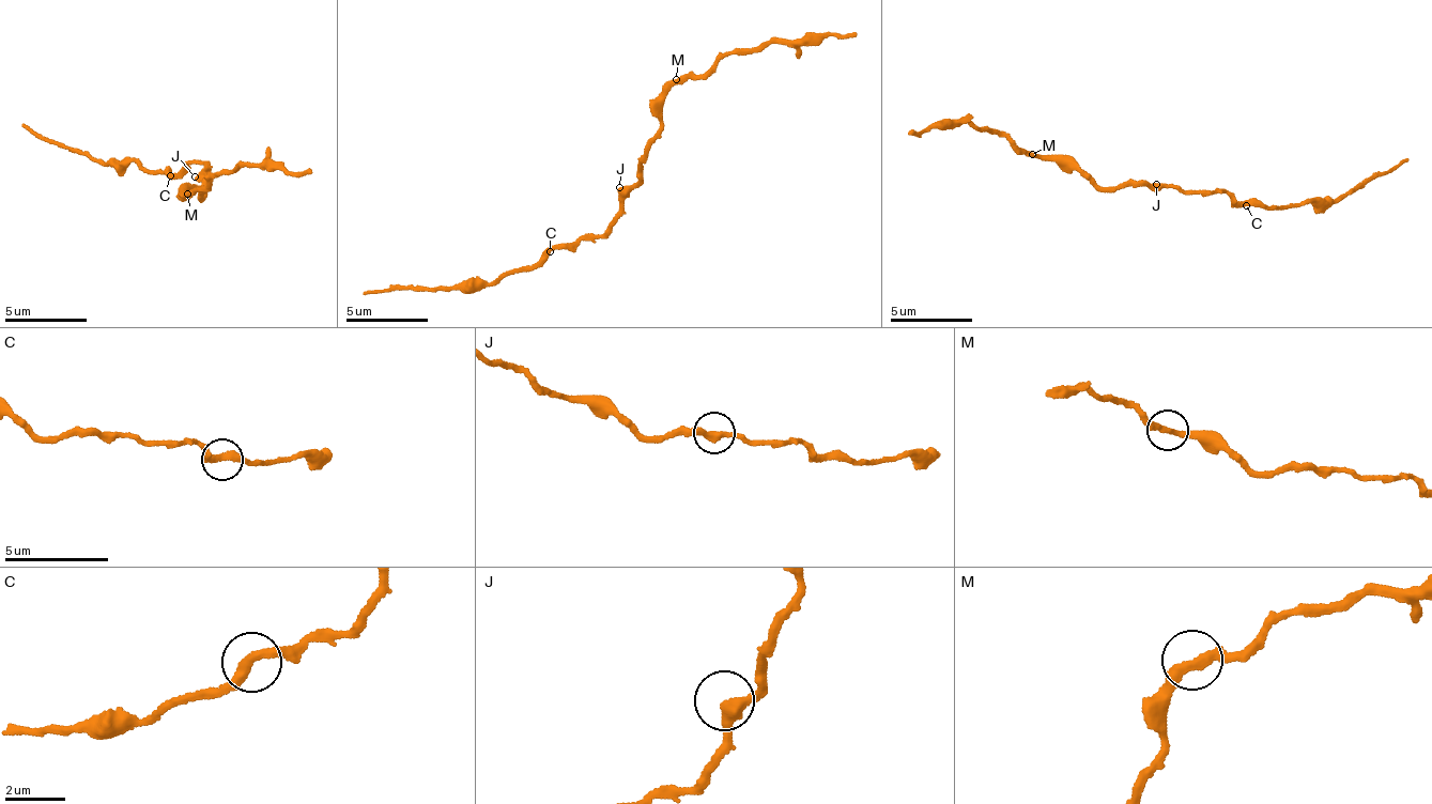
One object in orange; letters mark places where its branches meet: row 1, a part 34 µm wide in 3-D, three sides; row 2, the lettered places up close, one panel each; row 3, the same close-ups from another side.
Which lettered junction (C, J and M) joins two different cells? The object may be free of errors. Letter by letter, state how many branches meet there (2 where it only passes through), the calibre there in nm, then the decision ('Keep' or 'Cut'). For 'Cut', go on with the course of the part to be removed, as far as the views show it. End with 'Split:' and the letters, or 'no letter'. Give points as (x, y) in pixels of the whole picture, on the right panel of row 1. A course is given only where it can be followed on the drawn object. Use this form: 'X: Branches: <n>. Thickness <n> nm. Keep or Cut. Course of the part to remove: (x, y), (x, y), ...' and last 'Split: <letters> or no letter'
C: Branches: 2. Thickness 340 nm. Keep
J: Branches: 2. Thickness 340 nm. Keep
M: Branches: 2. Thickness 320 nm. Keep
Split: no letter

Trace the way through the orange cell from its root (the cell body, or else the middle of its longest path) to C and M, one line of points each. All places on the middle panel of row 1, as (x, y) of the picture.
C: (624, 191), (624, 215), (603, 232), (598, 236), (583, 234), (550, 252)
M: (624, 191), (636, 181), (637, 159), (660, 123), (660, 99), (676, 79)

